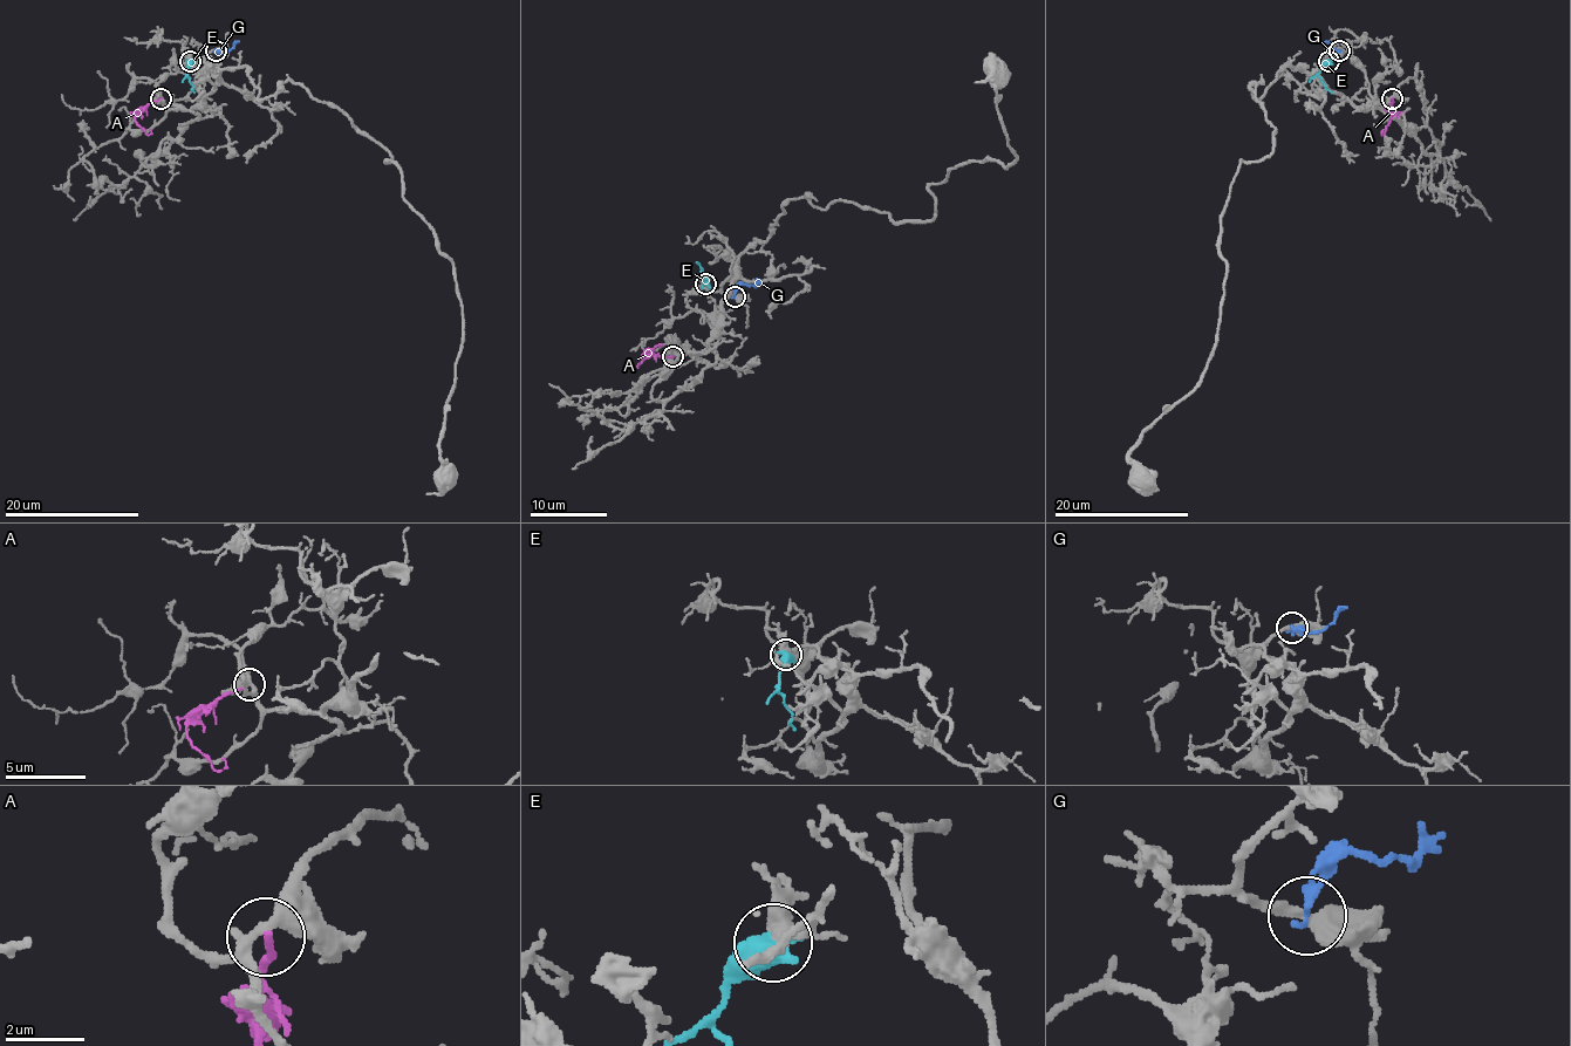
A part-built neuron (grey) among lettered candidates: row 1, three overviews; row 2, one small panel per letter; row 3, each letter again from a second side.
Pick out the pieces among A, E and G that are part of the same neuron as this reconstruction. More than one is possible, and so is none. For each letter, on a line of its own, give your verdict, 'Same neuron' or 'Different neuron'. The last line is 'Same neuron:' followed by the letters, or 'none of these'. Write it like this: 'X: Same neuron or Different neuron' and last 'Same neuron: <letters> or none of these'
A: Different neuron
E: Different neuron
G: Different neuron
Same neuron: none of these

